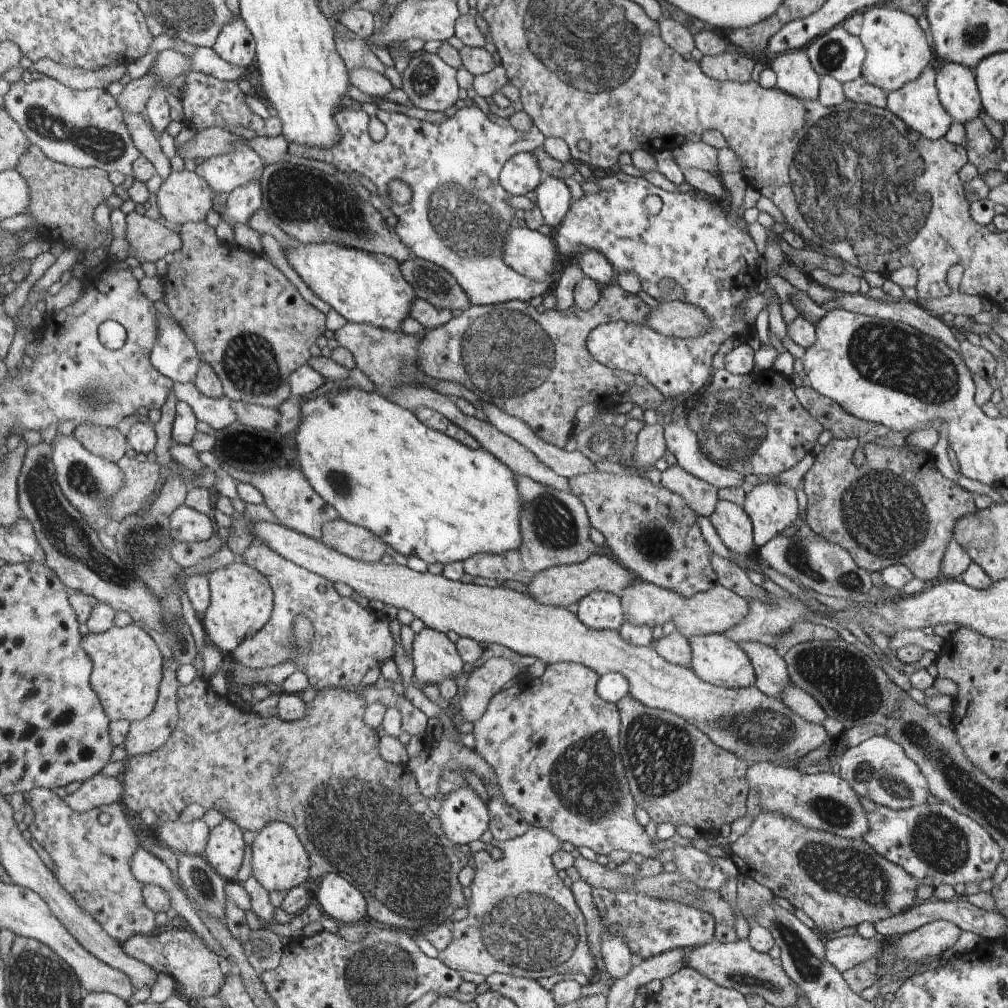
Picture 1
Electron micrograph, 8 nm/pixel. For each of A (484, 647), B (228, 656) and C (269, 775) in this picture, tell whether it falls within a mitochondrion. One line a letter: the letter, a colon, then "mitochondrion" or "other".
A: other
B: other
C: other

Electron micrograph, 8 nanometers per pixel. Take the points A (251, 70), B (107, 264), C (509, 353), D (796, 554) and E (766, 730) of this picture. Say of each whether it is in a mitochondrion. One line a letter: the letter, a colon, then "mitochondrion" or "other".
A: other
B: other
C: mitochondrion
D: mitochondrion
E: mitochondrion

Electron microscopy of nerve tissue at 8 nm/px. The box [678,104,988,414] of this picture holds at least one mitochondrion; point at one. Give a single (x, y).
(890, 356)

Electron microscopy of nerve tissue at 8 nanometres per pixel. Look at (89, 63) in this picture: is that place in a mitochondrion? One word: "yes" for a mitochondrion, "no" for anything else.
no

